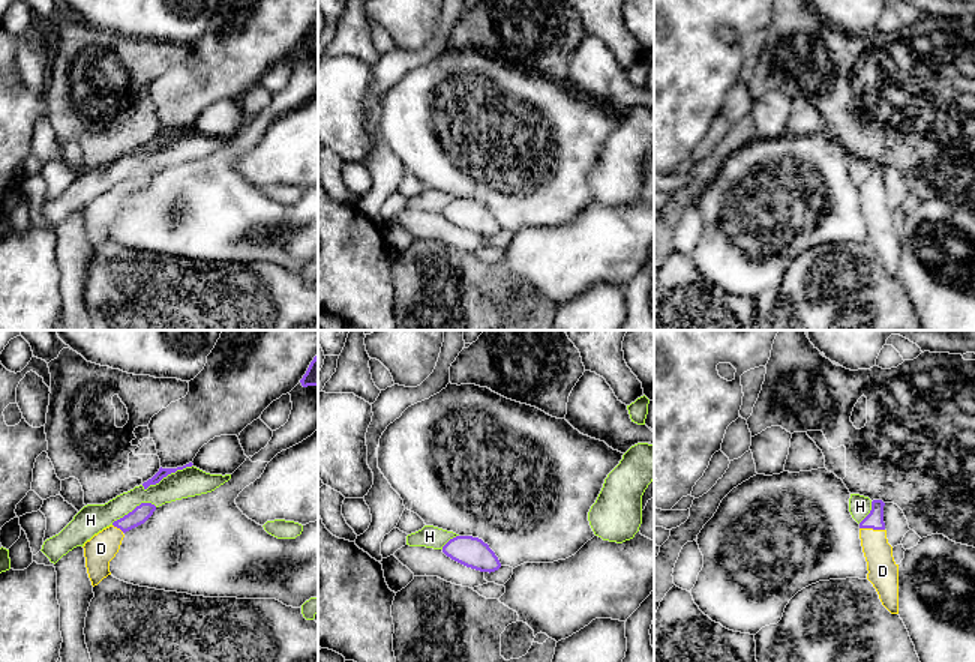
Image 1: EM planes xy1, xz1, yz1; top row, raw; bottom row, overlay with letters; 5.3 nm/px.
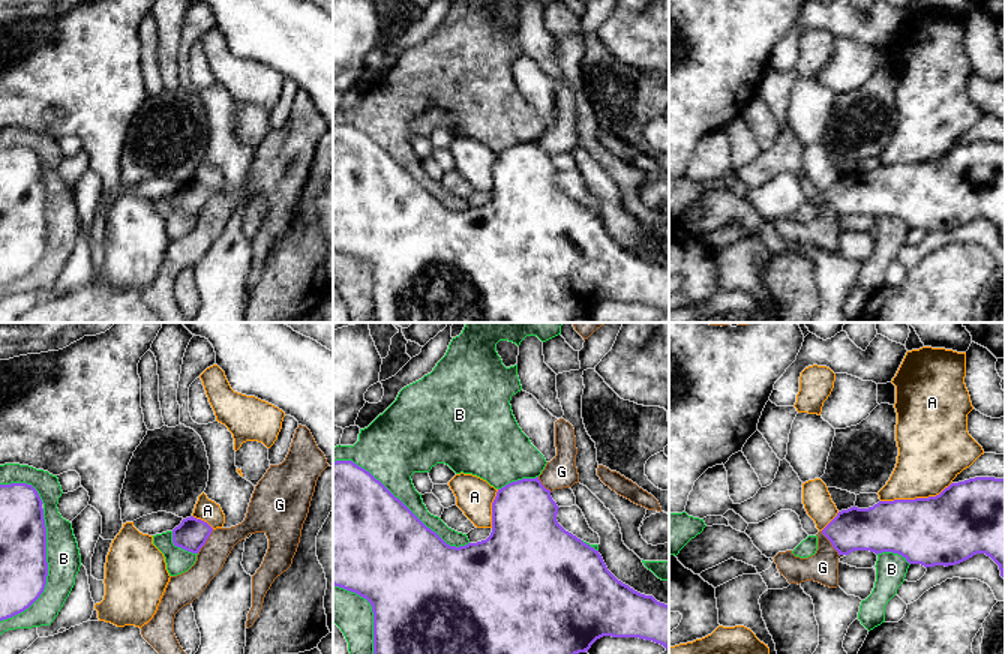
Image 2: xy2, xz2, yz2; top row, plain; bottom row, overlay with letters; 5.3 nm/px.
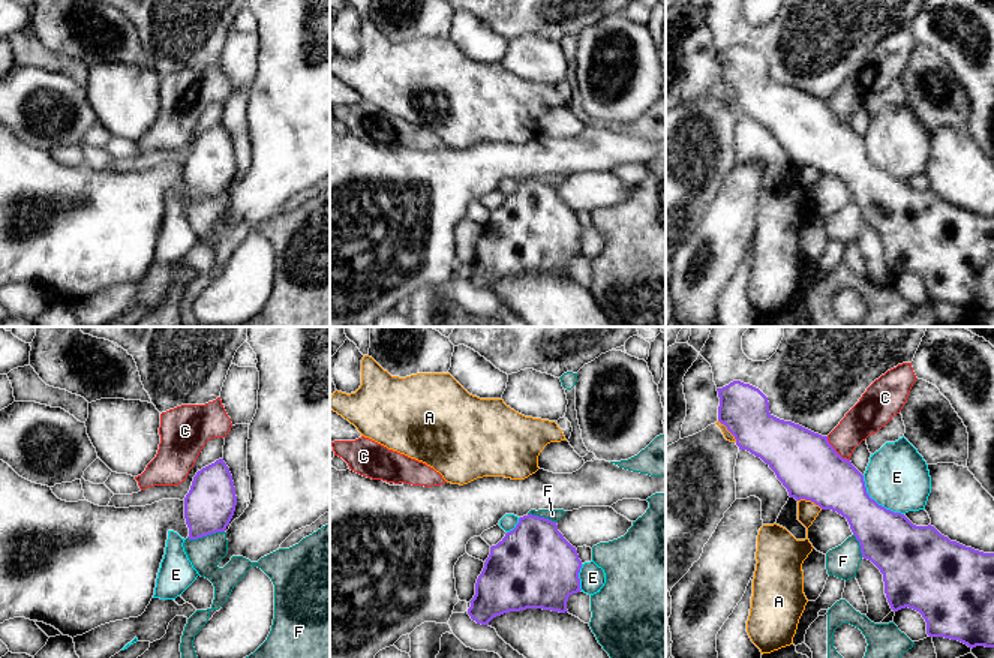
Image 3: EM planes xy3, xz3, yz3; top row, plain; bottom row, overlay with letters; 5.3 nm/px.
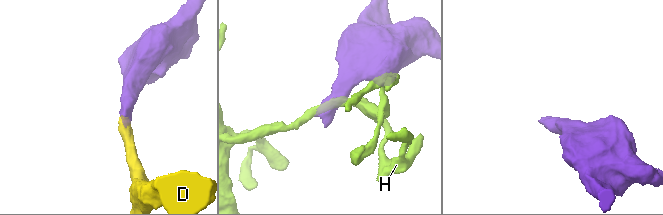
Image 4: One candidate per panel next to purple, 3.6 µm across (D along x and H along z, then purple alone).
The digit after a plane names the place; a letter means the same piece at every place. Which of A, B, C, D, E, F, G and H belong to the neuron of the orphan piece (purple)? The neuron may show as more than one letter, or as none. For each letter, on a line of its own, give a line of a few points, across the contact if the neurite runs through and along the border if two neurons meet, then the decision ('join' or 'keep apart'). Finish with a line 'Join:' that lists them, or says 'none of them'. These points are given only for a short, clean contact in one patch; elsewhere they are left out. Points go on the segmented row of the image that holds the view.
A: keep apart
B: keep apart
C: line yz3 (826, 436), (828, 442), (849, 460); keep apart
D: line yz1 (875, 520), (872, 527), (882, 571); join
E: keep apart
F: line xy3 (224, 531), (188, 538); keep apart
G: line yz2 (821, 531), (839, 555); keep apart
H: keep apart
Join: D

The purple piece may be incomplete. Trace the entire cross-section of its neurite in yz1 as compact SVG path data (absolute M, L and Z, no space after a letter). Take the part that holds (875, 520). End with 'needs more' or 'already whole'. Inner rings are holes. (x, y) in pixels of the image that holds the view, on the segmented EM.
M882 500L872 501L870 513L860 522L860 539L867 561L867 579L882 605L891 614L898 614L898 564L886 539L884 506Z | needs more

